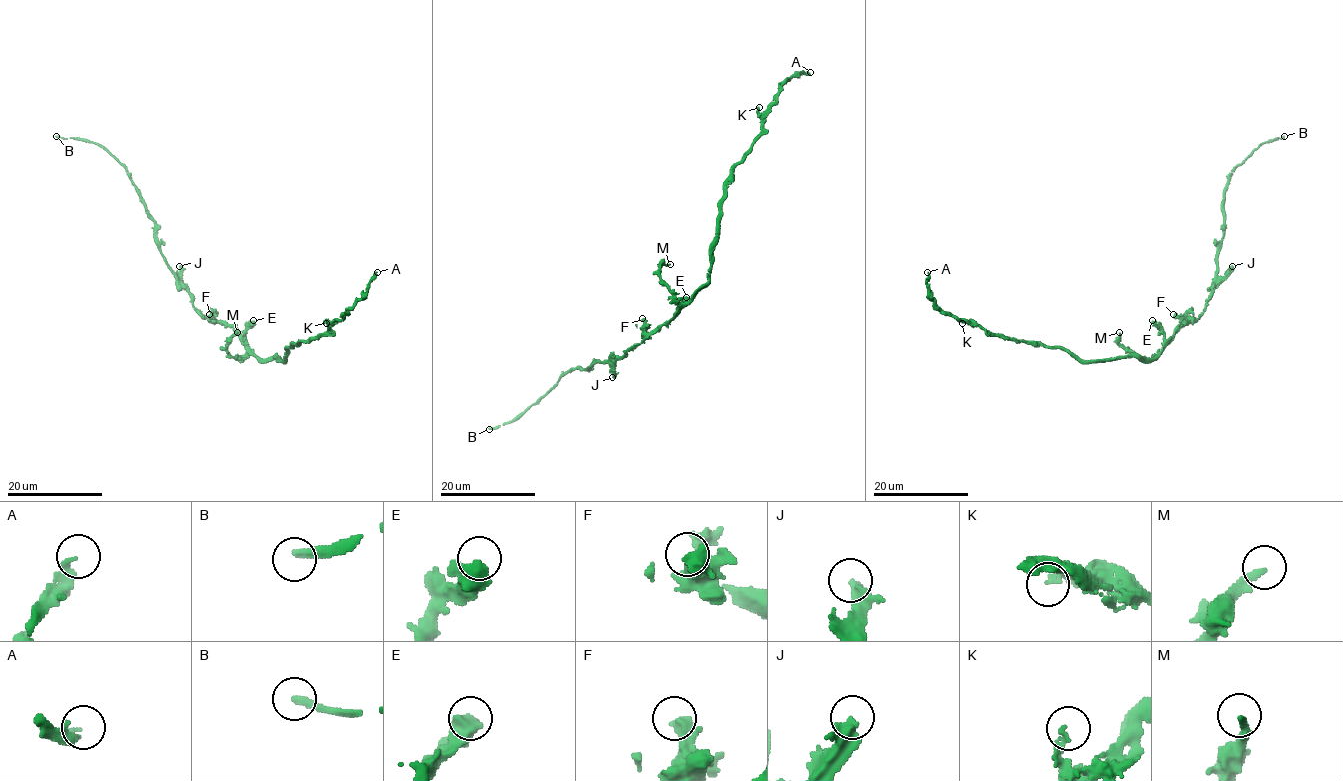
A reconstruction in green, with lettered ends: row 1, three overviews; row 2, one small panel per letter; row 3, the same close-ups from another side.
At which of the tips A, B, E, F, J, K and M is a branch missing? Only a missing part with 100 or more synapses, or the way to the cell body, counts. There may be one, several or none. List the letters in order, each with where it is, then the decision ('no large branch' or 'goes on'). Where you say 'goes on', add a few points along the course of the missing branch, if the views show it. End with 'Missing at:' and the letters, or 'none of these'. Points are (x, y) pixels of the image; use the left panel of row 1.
A: (377, 272) | no large branch
B: (56, 136) | no large branch
E: (253, 320) | no large branch
F: (209, 314) | goes on | (209, 314), (204, 314), (195, 325), (195, 331), (187, 337), (193, 339)
J: (179, 266) | no large branch
K: (326, 323) | no large branch
M: (237, 332) | no large branch
Missing at: F

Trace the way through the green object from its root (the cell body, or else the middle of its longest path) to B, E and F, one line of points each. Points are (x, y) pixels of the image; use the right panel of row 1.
B: (1170, 340), (1184, 323), (1198, 319), (1207, 305), (1231, 174), (1260, 144), (1284, 136)
E: (1170, 340), (1152, 320)
F: (1170, 340), (1188, 319), (1173, 314)

